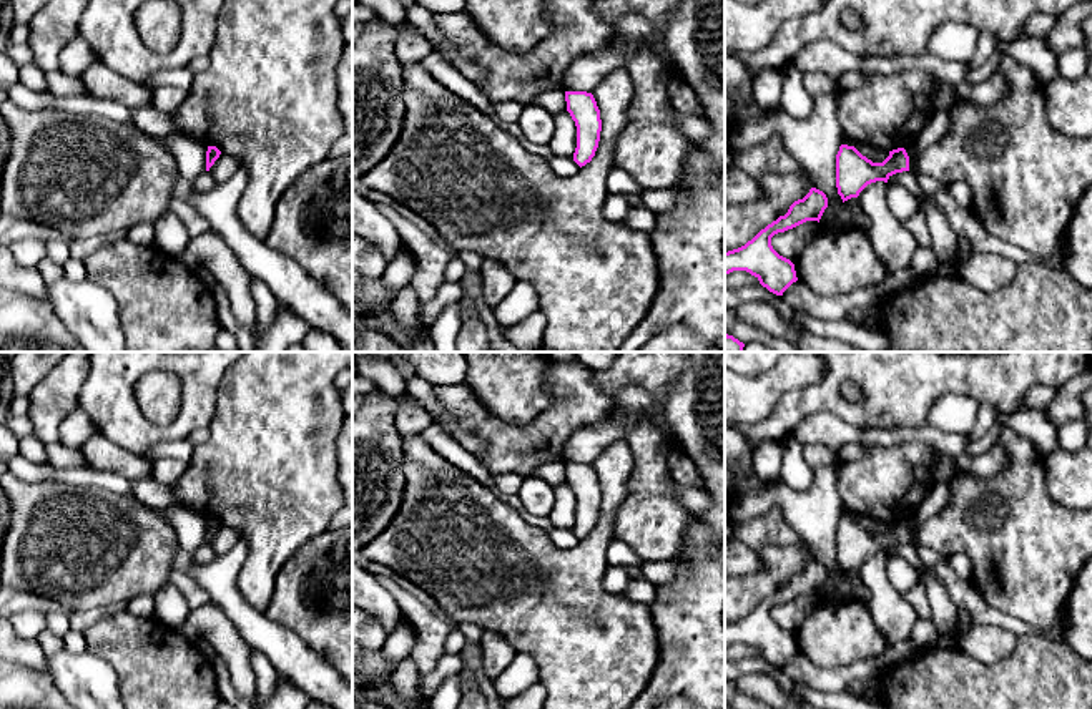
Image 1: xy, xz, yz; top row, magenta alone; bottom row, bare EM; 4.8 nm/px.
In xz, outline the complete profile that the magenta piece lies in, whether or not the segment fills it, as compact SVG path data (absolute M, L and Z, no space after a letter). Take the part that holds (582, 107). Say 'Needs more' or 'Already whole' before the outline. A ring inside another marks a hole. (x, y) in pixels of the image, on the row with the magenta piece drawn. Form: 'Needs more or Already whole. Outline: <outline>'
Already whole. Outline: M565 91L567 111L577 126L573 161L582 168L592 161L600 141L600 110L592 93Z

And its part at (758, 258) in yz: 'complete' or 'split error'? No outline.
complete

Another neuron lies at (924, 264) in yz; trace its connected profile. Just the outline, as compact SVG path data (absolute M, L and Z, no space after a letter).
M917 247L912 257L911 272L916 277L929 277L936 274L936 271L937 271L937 261L936 261L936 254L932 252L932 249Z

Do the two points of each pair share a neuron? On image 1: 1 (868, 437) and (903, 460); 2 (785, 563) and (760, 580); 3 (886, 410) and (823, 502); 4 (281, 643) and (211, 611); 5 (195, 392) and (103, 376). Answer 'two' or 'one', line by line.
1: two
2: one
3: two
4: two
5: one

